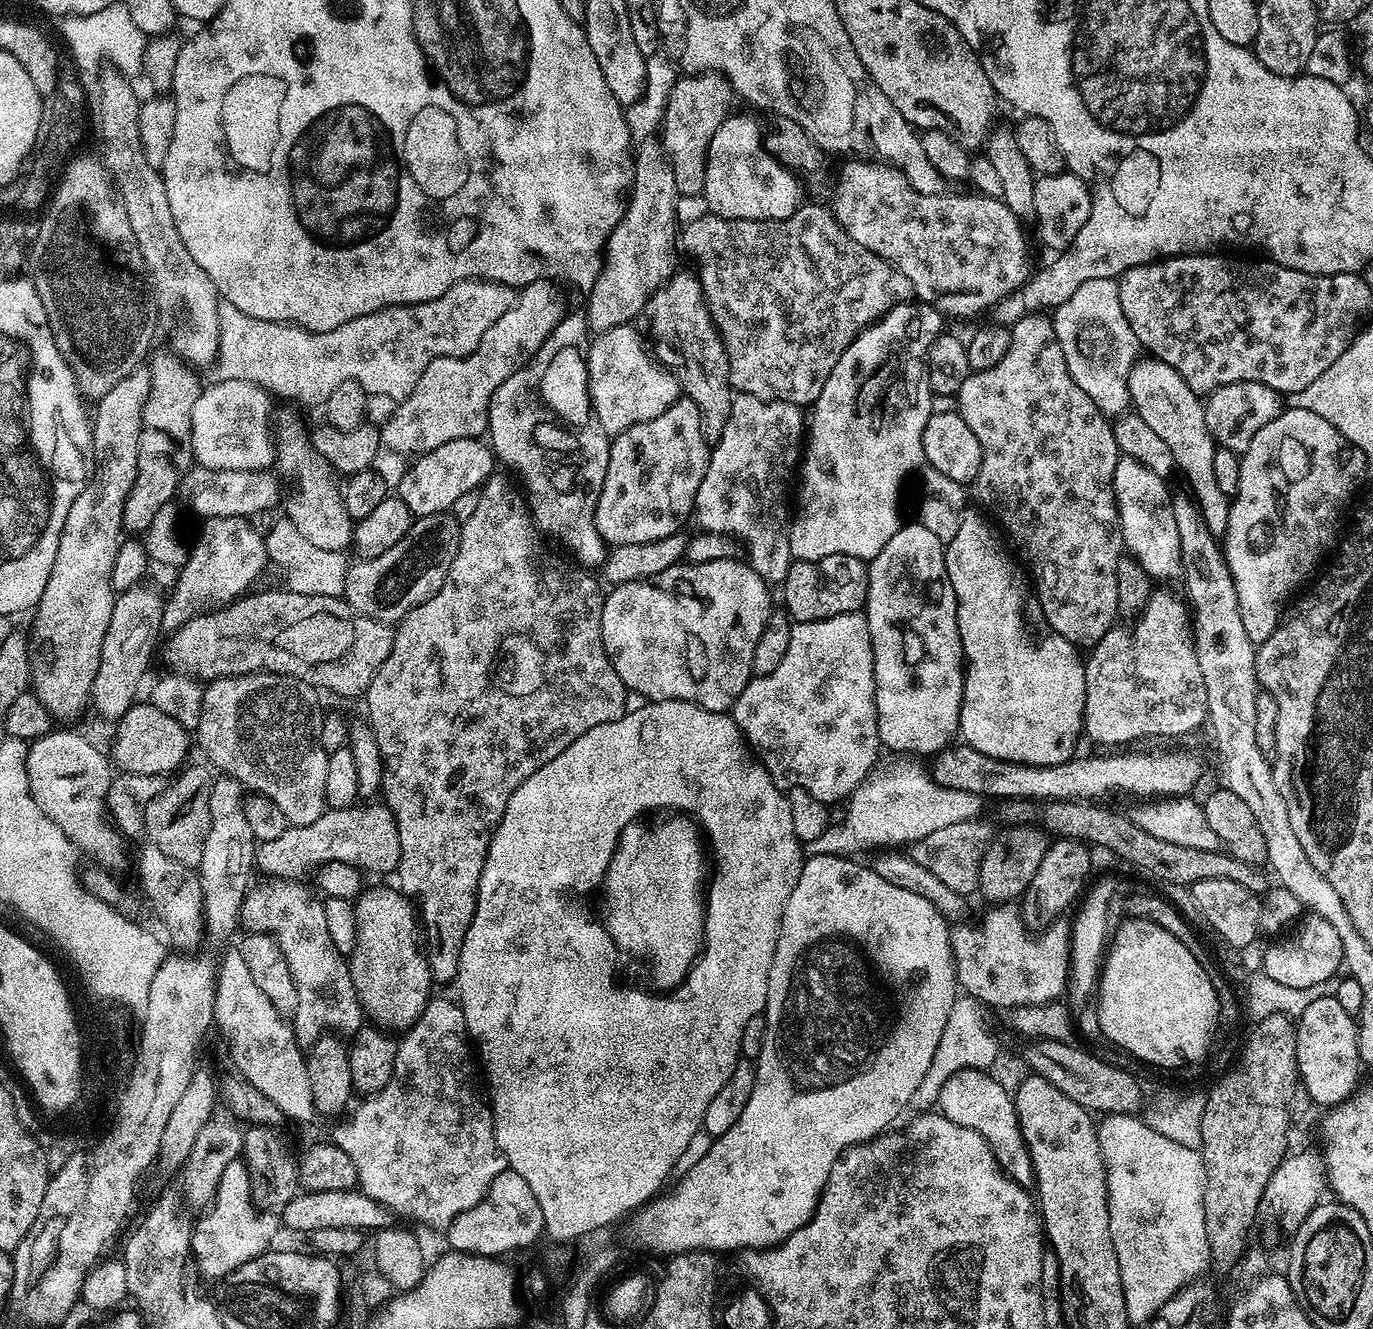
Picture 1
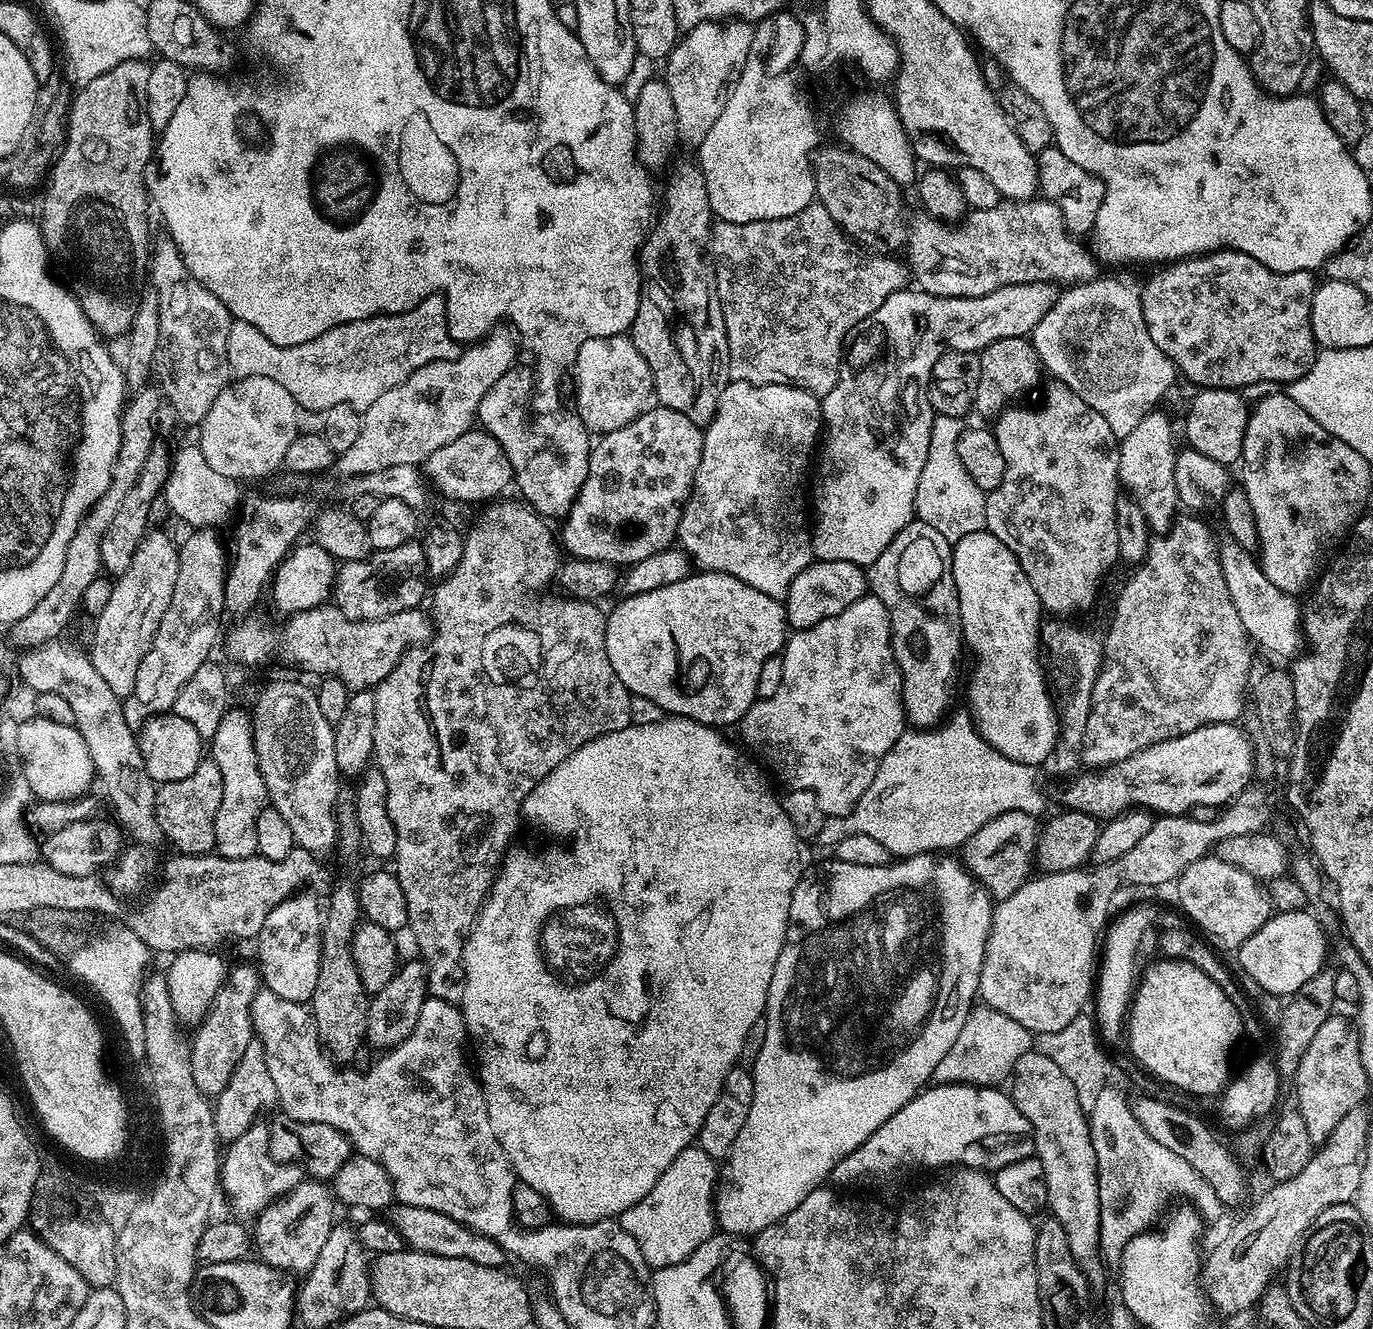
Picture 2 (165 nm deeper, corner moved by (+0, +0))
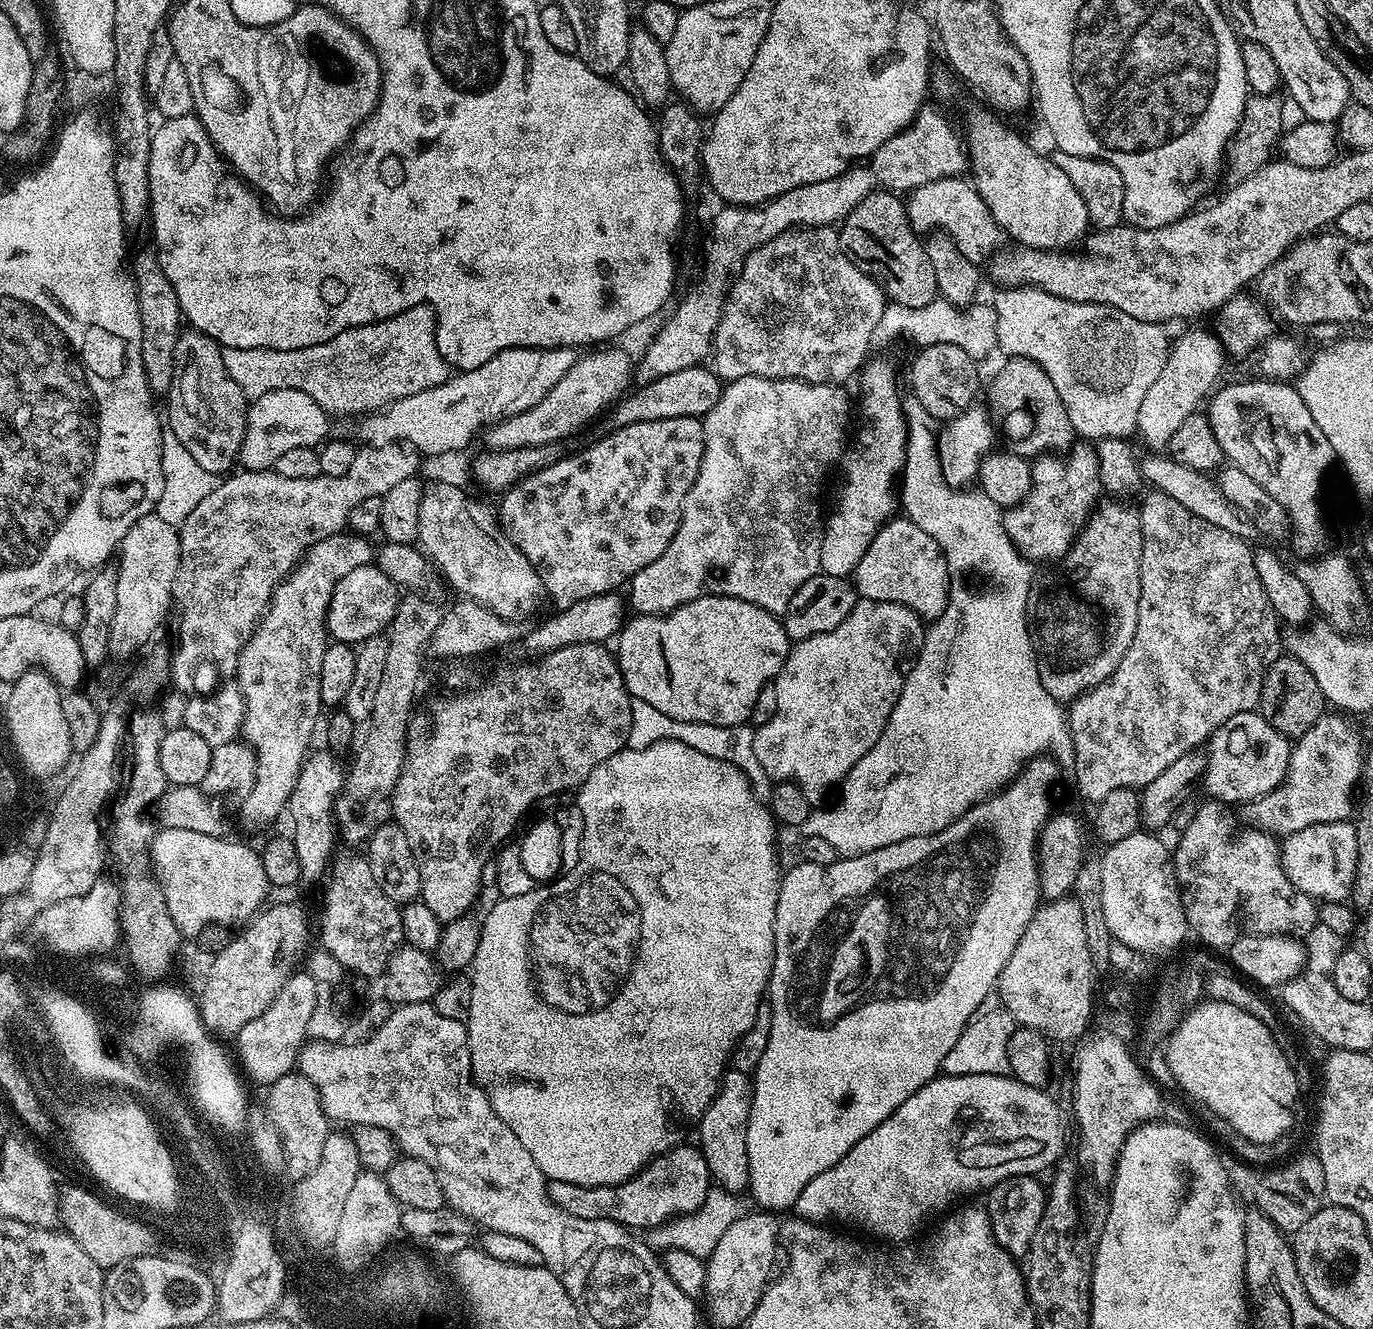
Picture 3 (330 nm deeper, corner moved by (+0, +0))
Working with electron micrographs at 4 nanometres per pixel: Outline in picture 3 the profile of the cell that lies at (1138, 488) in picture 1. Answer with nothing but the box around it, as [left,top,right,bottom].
[1136,328,1226,450]

